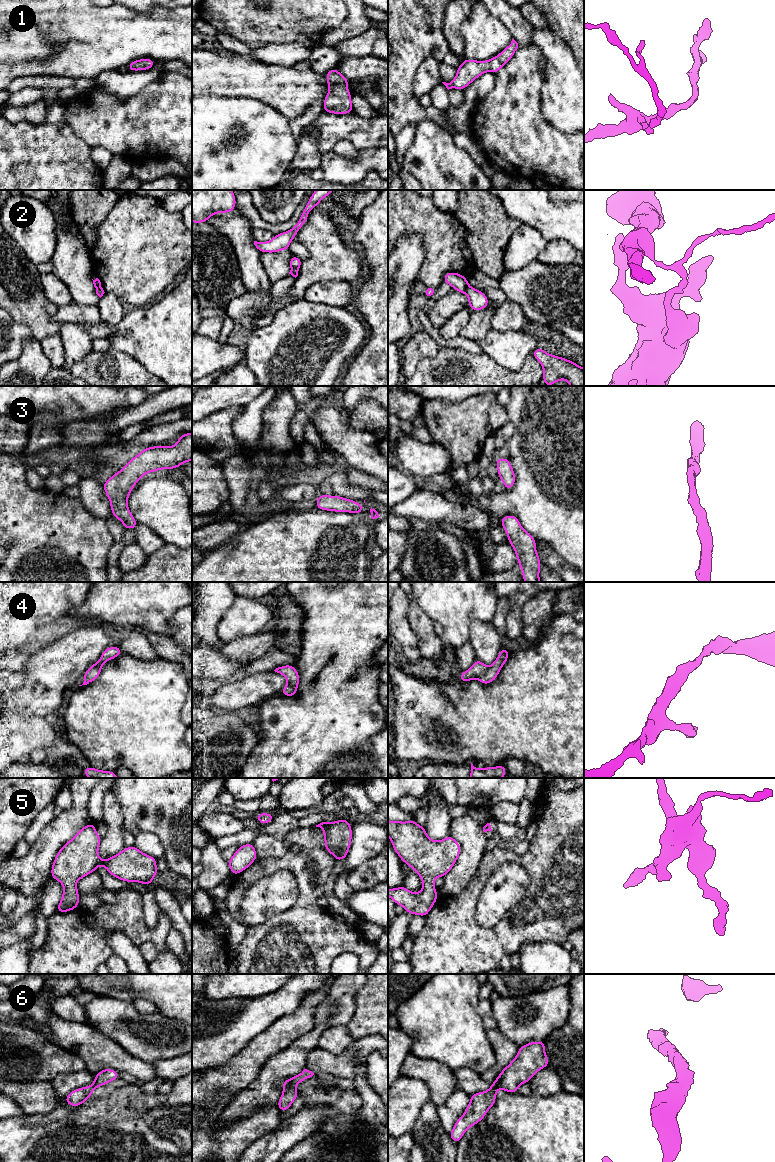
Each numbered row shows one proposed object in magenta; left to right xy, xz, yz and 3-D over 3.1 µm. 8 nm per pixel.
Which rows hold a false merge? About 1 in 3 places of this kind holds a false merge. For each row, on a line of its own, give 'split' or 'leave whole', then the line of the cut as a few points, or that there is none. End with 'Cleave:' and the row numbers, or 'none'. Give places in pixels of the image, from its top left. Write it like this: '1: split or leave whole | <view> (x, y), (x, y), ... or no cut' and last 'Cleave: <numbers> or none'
1: leave whole | no cut
2: split | xy (95, 286), (102, 289)
3: leave whole | no cut
4: leave whole | no cut
5: leave whole | no cut
6: leave whole | no cut
Cleave: 2

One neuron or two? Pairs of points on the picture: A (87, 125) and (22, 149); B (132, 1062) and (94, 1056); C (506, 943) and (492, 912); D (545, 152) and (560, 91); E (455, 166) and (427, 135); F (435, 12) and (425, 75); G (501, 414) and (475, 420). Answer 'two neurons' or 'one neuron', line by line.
A: two neurons
B: one neuron
C: two neurons
D: two neurons
E: one neuron
F: two neurons
G: two neurons

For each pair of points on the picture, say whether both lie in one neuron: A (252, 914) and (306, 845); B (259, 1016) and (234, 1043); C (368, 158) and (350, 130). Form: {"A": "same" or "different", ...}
{"A": "different", "B": "same", "C": "different"}

